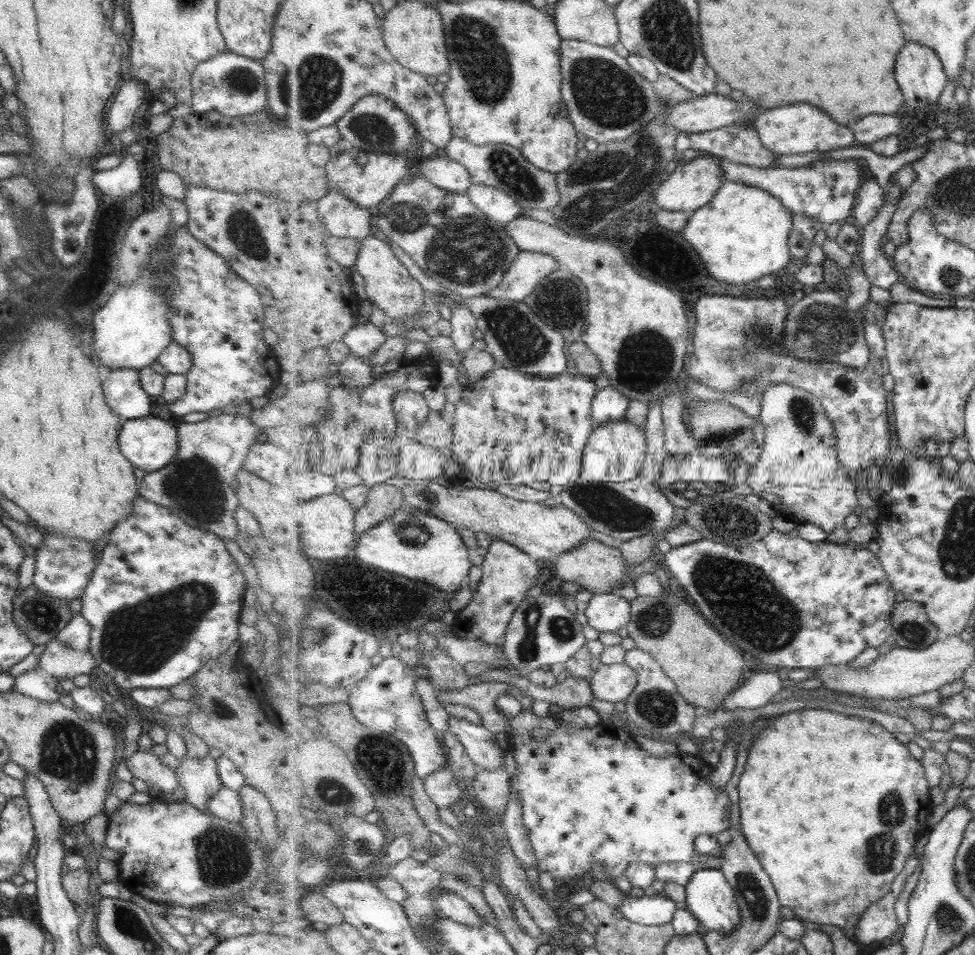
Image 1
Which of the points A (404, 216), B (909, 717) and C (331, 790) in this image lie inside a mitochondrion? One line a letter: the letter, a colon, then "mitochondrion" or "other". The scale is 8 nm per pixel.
A: mitochondrion
B: other
C: mitochondrion

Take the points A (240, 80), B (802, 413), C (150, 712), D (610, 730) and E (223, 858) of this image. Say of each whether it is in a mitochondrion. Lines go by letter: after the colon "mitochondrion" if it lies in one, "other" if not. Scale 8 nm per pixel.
A: mitochondrion
B: mitochondrion
C: other
D: other
E: mitochondrion

